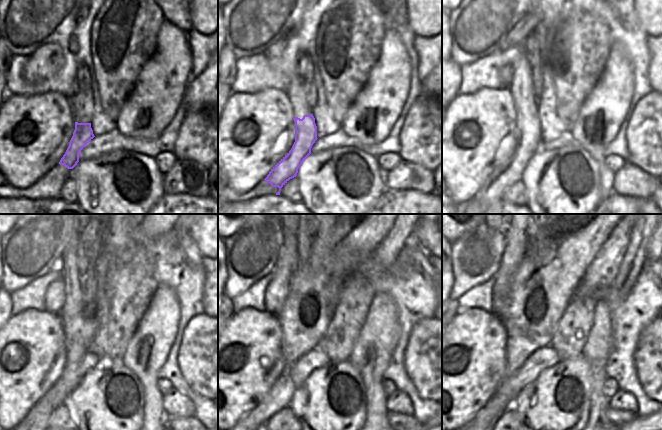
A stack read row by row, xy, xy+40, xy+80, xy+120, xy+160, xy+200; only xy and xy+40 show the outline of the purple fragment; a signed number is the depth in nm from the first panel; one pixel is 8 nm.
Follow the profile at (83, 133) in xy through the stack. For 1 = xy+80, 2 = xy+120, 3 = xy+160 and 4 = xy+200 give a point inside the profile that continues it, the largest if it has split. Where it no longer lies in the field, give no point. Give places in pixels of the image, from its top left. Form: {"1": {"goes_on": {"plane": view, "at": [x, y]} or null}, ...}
{"1": {"goes_on": {"plane": "xy+80", "at": [510, 172]}}, "2": {"goes_on": {"plane": "xy+120", "at": [80, 360]}}, "3": {"goes_on": {"plane": "xy+160", "at": [295, 375]}}, "4": {"goes_on": {"plane": "xy+200", "at": [505, 395]}}}

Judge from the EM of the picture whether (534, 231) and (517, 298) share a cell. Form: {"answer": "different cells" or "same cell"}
{"answer": "same cell"}

